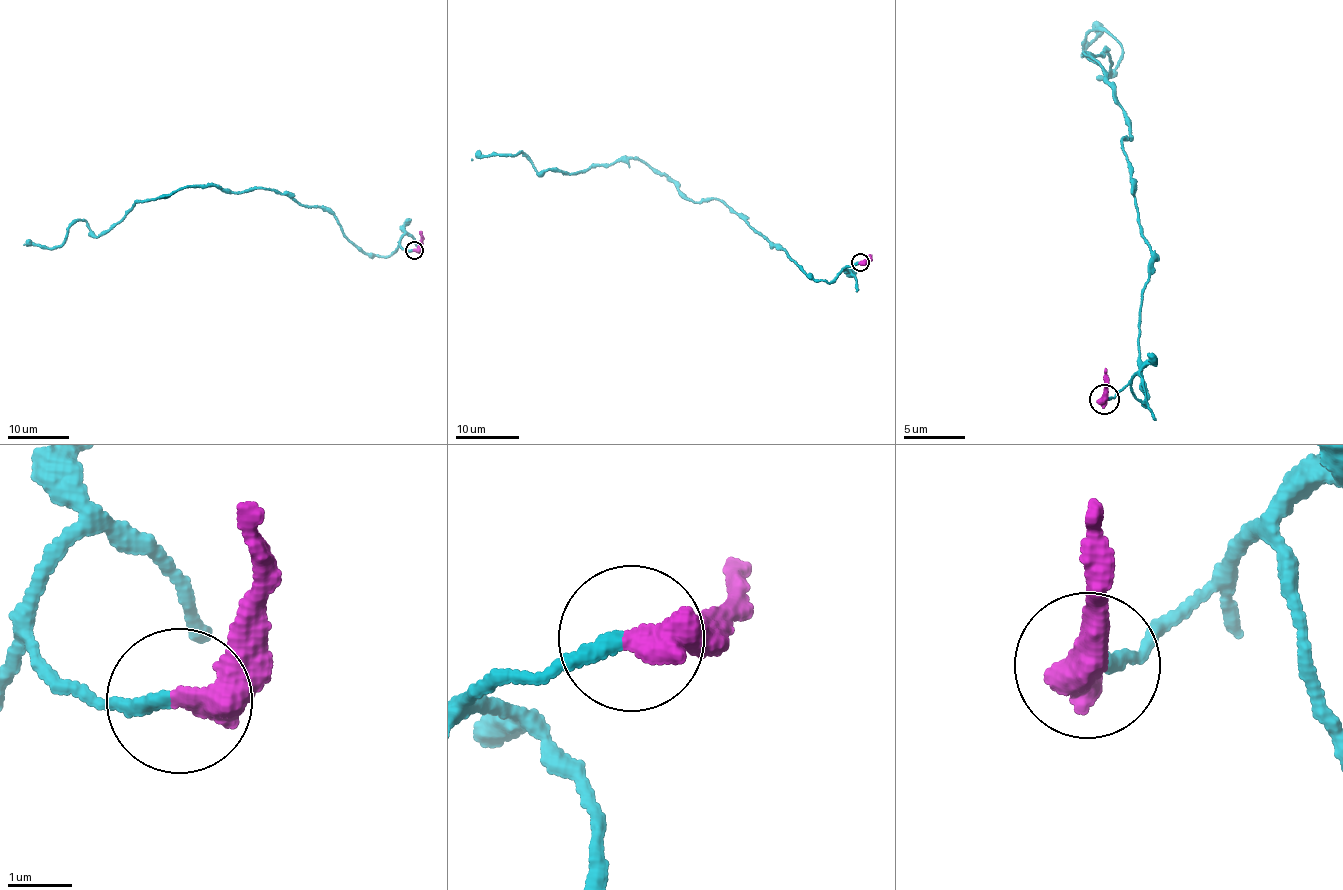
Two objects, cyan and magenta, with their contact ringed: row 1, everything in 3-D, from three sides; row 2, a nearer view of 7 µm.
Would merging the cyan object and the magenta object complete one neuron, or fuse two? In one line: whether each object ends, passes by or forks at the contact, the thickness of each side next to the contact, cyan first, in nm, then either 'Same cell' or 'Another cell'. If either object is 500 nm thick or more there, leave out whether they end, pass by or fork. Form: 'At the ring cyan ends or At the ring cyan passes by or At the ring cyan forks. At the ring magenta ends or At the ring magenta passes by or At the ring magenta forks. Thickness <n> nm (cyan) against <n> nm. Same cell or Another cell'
At the ring cyan ends. At the ring magenta ends. Thickness 240 nm (cyan) against 480 nm. Same cell

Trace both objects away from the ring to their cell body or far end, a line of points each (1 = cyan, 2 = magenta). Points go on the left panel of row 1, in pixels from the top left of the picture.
1: (413, 251), (371, 255), (327, 210), (213, 185), (139, 201), (97, 236), (81, 219), (59, 246), (24, 244)
2: (413, 251), (421, 240), (420, 231)

